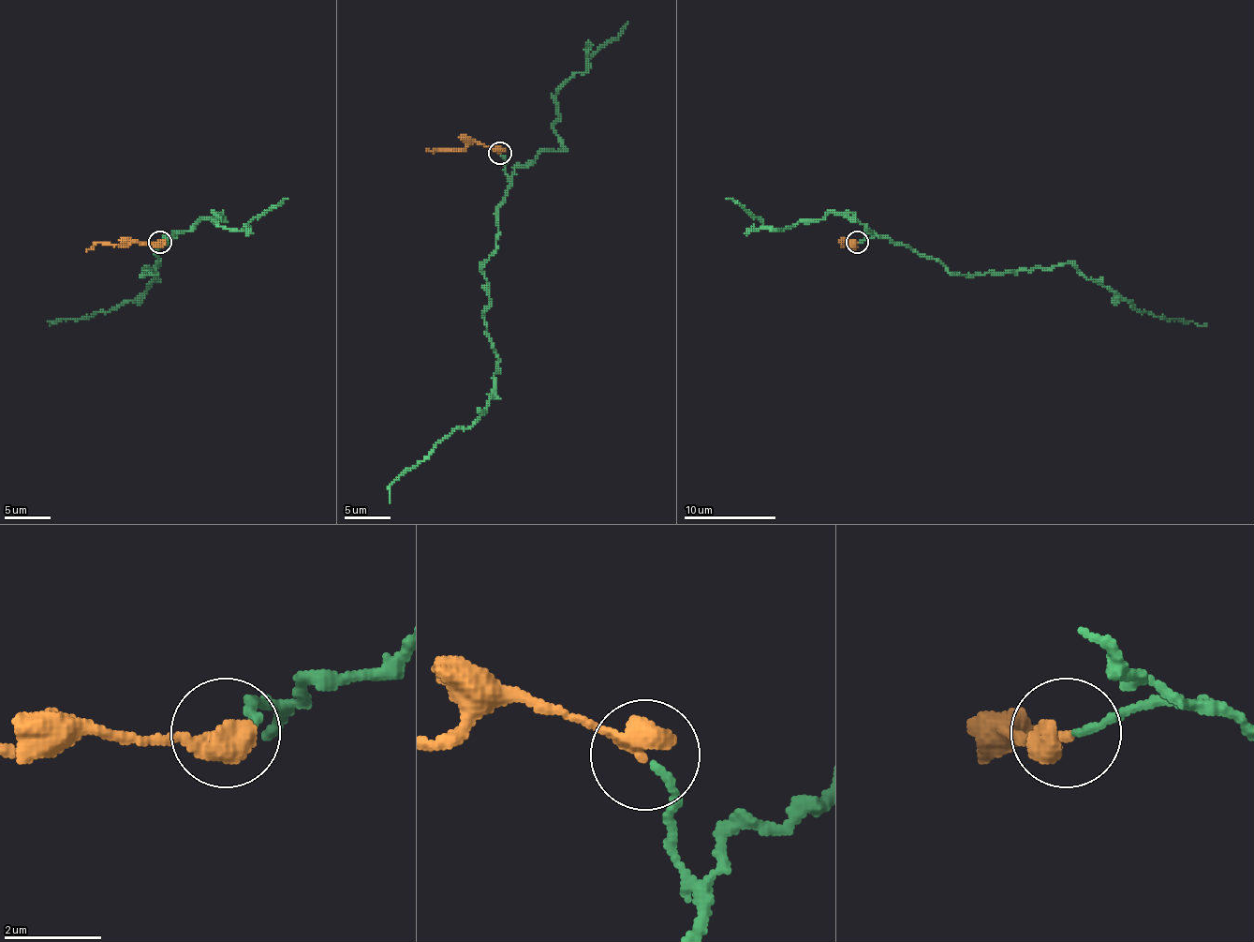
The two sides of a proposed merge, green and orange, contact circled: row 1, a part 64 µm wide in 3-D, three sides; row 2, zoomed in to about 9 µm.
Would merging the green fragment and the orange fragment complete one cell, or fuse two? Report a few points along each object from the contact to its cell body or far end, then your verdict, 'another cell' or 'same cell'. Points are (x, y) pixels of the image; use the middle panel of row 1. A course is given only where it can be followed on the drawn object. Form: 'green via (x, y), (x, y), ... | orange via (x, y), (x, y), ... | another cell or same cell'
green via (500, 154), (509, 186), (481, 269), (498, 368), (494, 396), (470, 426), (445, 436), (390, 486), (390, 502) | orange via (500, 154), (475, 142), (464, 149), (426, 149) | another cell

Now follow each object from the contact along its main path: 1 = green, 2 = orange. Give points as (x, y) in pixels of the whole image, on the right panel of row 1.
1: (858, 243), (890, 238), (936, 259), (950, 273), (973, 275), (1072, 263), (1140, 312), (1206, 323)
2: (858, 243), (846, 243), (853, 243), (853, 251)

